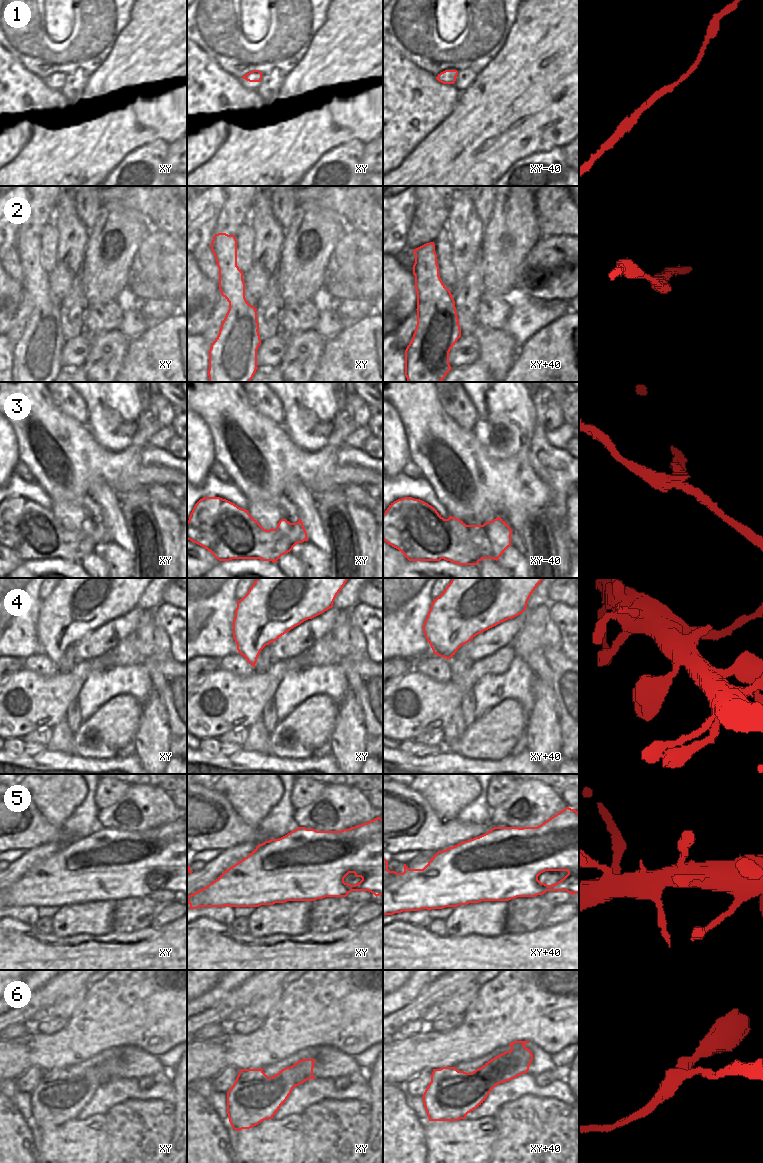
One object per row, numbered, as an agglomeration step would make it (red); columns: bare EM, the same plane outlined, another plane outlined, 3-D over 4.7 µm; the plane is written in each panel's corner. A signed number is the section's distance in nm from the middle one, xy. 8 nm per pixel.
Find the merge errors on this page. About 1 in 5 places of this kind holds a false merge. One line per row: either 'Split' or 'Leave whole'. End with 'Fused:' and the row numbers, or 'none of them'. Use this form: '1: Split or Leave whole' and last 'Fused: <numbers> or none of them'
1: Leave whole
2: Leave whole
3: Split
4: Leave whole
5: Leave whole
6: Leave whole
Fused: 3.

